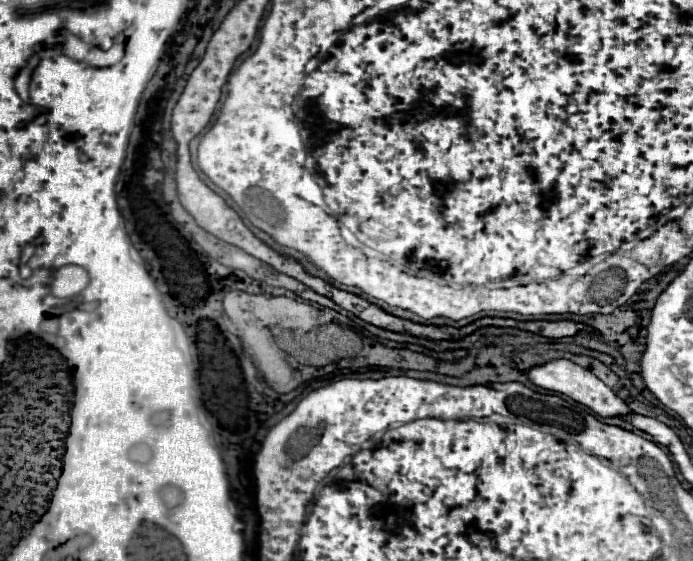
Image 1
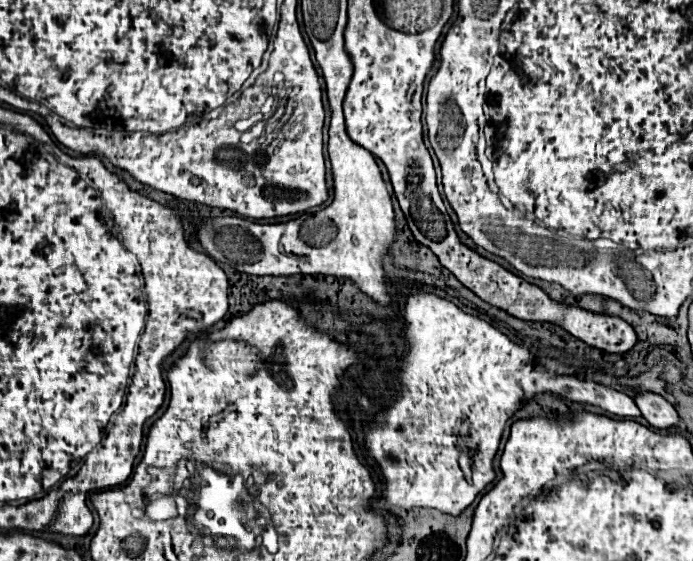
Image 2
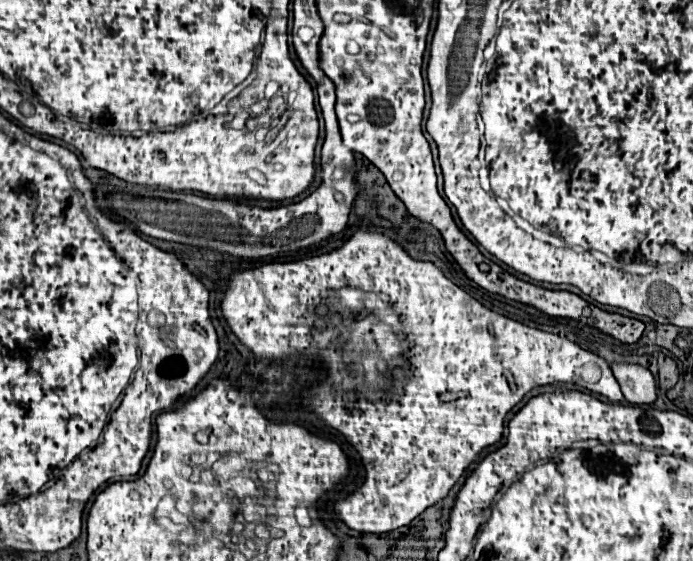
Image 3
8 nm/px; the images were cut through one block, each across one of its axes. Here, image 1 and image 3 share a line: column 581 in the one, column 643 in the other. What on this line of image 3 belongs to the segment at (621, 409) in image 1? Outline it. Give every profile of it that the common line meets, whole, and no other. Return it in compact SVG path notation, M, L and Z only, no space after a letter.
M610 364L624 398L634 404L652 404L658 396L652 372L640 364Z

